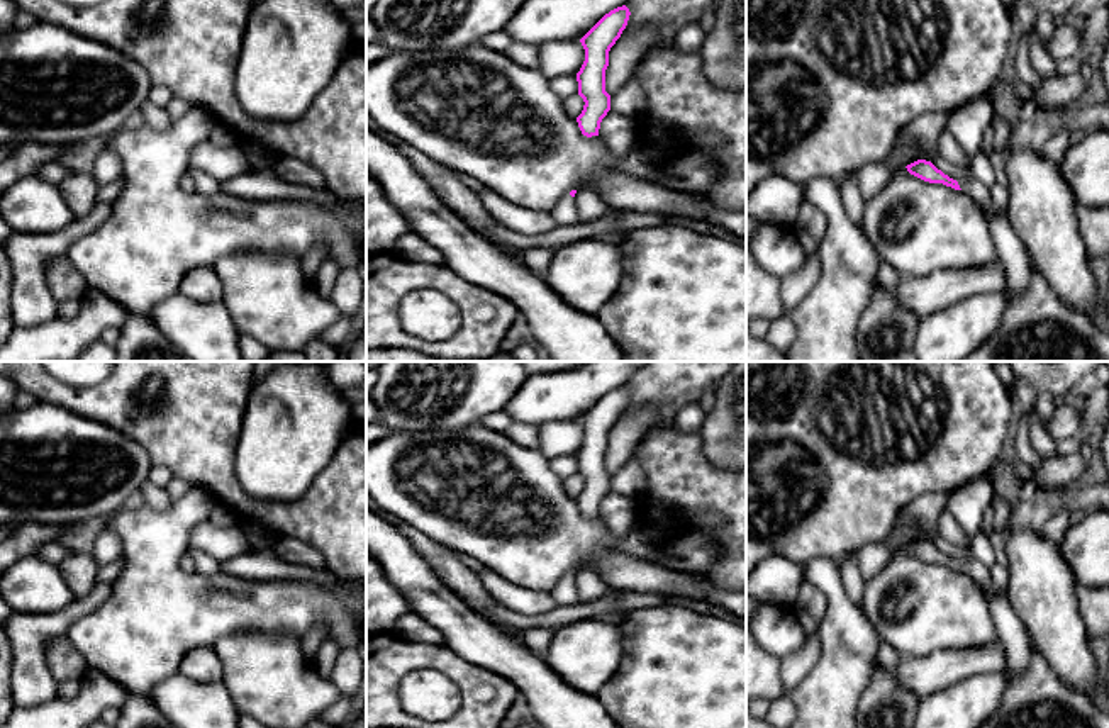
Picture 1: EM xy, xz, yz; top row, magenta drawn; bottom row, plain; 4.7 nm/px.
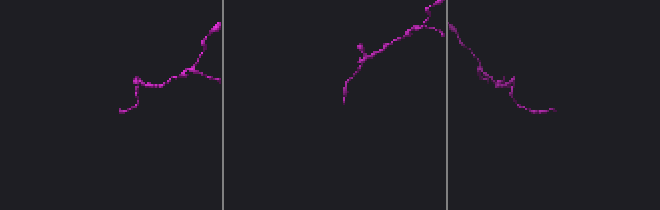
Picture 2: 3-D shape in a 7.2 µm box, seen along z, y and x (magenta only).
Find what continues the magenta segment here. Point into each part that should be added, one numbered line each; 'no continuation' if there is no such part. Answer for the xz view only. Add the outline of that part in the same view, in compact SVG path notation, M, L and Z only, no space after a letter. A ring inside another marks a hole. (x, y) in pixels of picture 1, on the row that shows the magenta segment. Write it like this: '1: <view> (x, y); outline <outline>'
1: xz (565, 212); outline M570 193L565 195L551 210L551 216L558 226L575 224L578 221L578 209L575 205L575 197L571 197Z

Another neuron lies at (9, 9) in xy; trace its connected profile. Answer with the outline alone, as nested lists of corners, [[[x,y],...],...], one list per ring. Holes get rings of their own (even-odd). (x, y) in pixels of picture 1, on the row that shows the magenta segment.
[[[0,0],[0,37],[14,29],[19,7],[14,0]]]

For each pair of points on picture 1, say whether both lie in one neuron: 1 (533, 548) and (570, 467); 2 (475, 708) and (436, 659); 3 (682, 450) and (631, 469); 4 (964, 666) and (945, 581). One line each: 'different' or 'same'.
1: different
2: same
3: different
4: different

